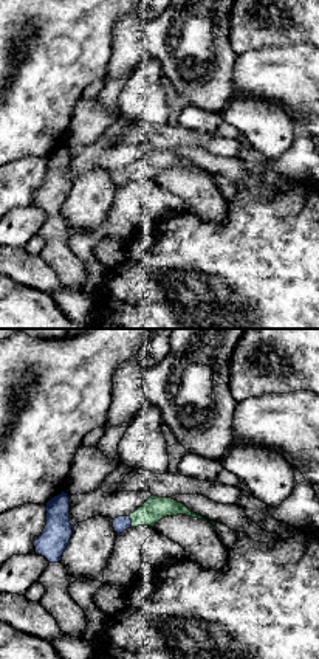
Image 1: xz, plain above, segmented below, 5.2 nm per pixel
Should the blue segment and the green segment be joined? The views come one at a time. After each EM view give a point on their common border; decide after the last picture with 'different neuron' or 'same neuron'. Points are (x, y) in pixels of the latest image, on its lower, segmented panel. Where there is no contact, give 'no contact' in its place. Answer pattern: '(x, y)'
(130, 521)

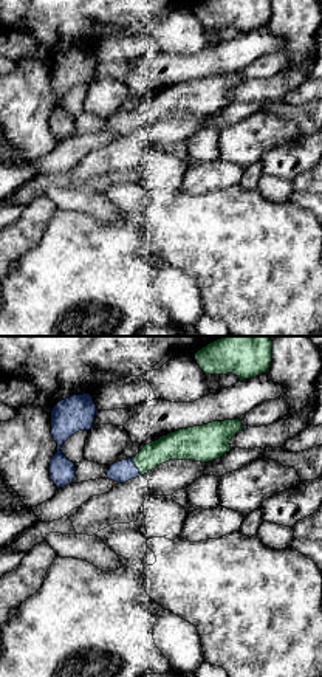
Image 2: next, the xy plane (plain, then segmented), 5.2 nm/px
(135, 467)

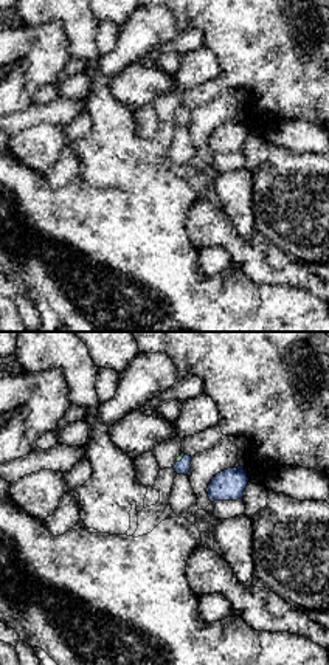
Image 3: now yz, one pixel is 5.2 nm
(182, 459)

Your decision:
same neuron

